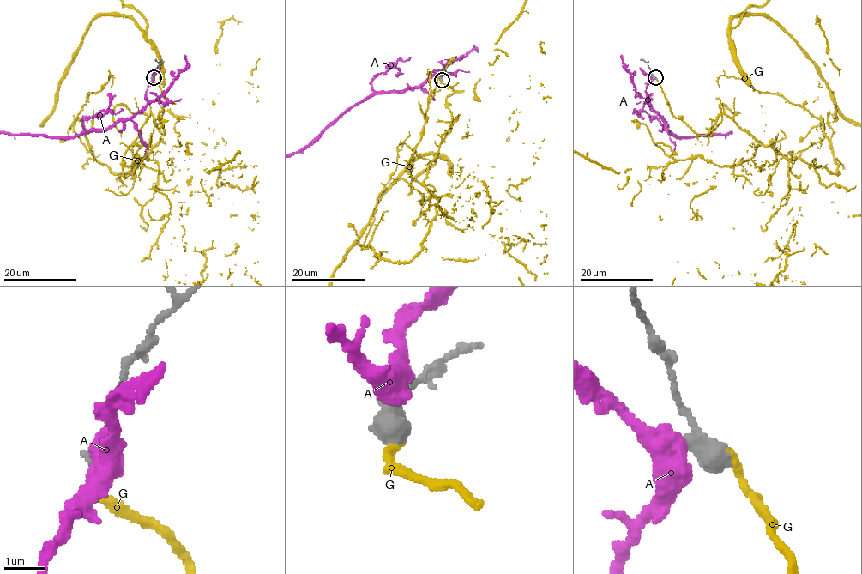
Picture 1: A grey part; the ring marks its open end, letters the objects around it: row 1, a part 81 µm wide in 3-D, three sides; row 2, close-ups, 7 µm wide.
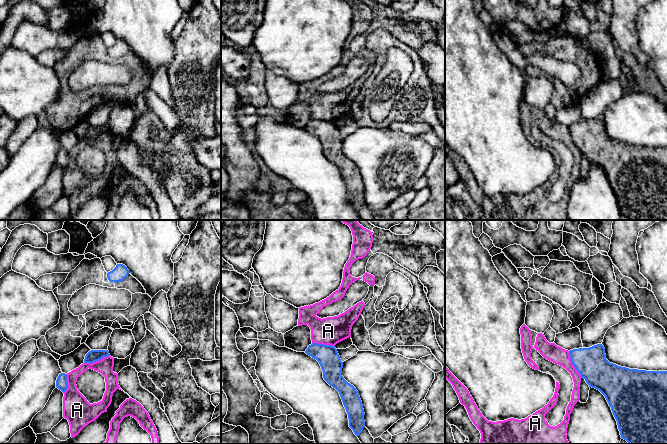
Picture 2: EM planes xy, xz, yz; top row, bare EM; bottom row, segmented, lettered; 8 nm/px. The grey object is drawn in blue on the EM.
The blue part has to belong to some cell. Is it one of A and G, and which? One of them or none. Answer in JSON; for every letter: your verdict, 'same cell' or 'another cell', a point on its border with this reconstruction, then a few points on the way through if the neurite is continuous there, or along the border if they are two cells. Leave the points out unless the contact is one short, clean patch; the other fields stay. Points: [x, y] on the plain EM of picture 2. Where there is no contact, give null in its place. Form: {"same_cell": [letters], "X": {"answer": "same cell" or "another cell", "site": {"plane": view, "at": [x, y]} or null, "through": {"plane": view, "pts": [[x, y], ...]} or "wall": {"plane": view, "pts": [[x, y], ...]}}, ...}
{"same_cell": ["G"], "A": {"answer": "another cell", "site": {"plane": "yz", "at": [572, 139]}, "wall": {"plane": "yz", "pts": [[568, 127], [572, 141], [582, 153]]}}, "G": {"answer": "same cell", "site": null}}

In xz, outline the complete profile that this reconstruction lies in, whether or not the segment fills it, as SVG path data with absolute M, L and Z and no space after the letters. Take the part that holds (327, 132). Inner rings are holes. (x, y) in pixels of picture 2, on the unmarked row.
M312 119L305 129L319 138L324 156L339 168L348 190L349 203L358 213L365 203L365 189L358 167L342 152L343 138L337 125L331 121Z

